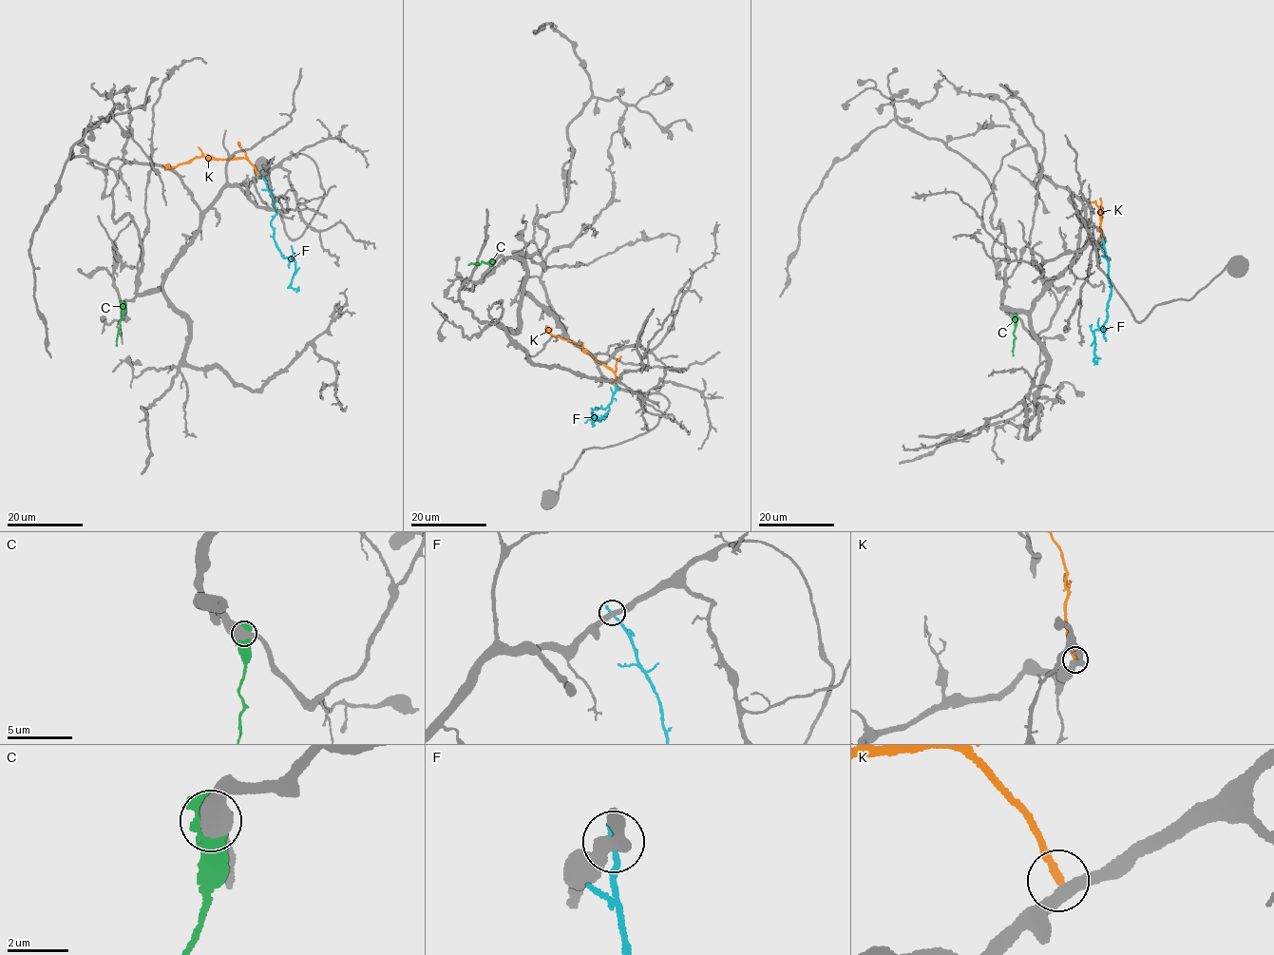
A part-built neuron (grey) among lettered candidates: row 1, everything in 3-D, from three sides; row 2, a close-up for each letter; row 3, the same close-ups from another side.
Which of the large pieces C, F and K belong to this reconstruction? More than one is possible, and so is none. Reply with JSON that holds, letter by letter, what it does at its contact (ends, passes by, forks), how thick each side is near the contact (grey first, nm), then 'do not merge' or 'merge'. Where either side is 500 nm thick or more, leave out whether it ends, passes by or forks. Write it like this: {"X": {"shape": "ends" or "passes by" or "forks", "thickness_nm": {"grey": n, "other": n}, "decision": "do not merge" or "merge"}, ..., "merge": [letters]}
{"C": {"thickness_nm": {"grey": 600, "other": 950}, "decision": "do not merge"}, "F": {"shape": "ends", "thickness_nm": {"grey": 400, "other": 240}, "decision": "do not merge"}, "K": {"shape": "ends", "thickness_nm": {"grey": 400, "other": 260}, "decision": "do not merge"}, "merge": []}

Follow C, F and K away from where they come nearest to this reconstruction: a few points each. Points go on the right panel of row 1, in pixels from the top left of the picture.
C: (1015, 316), (1014, 355)
F: (1103, 240), (1111, 296), (1102, 330), (1094, 333), (1093, 358), (1094, 362), (1097, 360)
K: (1103, 239), (1101, 206), (1103, 212), (1099, 207)

